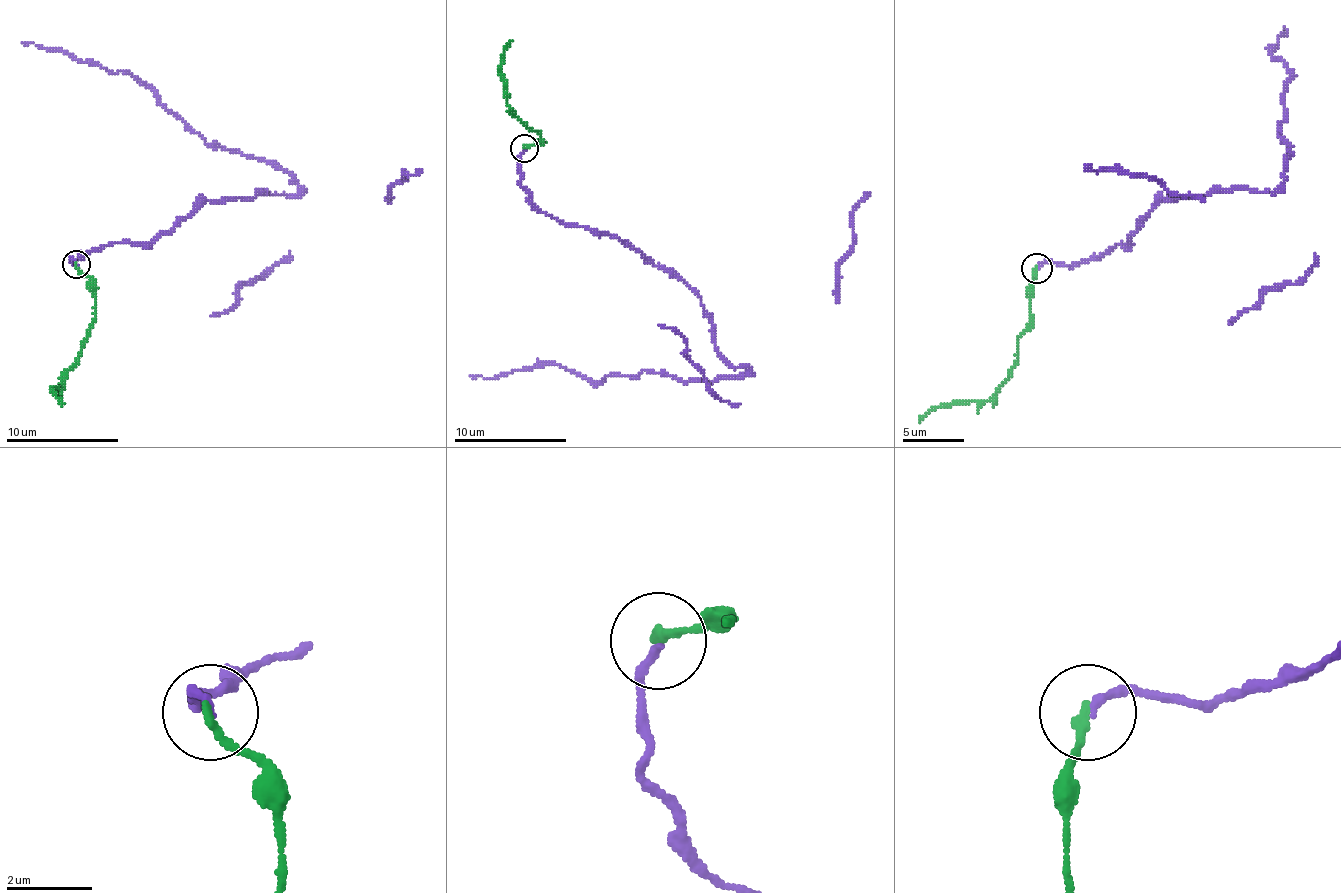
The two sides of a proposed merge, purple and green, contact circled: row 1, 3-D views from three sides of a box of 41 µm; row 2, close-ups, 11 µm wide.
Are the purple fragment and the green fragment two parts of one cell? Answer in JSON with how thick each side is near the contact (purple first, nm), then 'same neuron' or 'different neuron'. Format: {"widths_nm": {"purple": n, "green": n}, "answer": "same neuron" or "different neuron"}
{"widths_nm": {"purple": 190, "green": 200}, "answer": "same neuron"}

